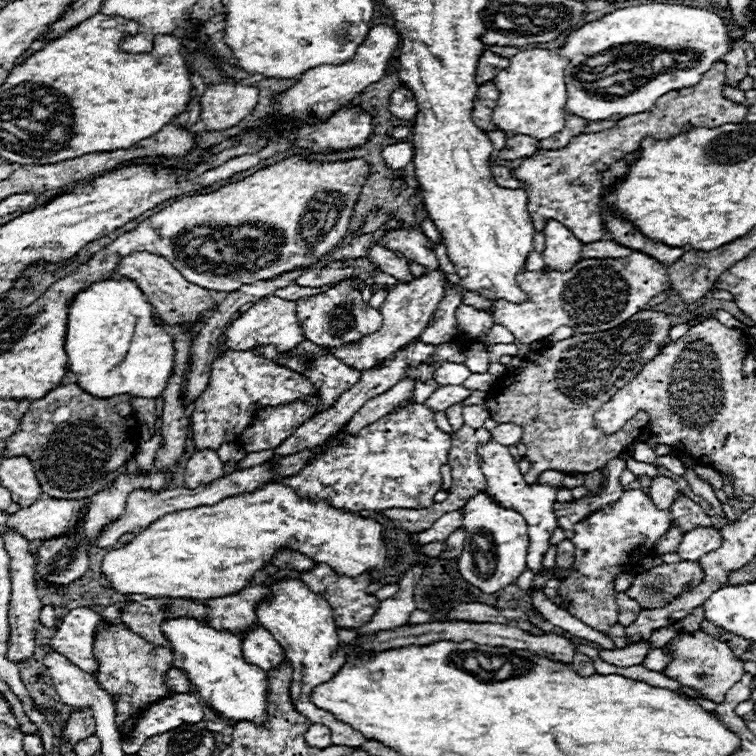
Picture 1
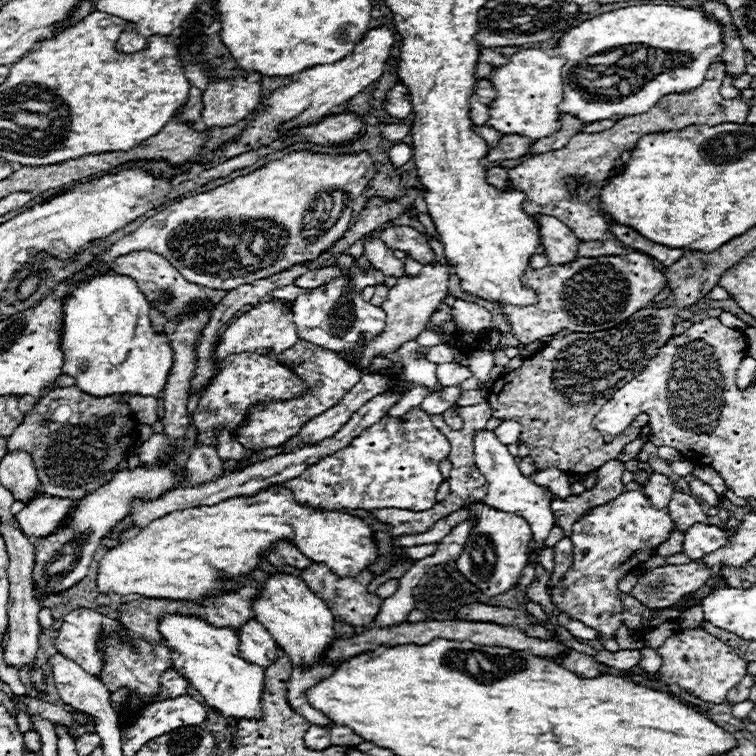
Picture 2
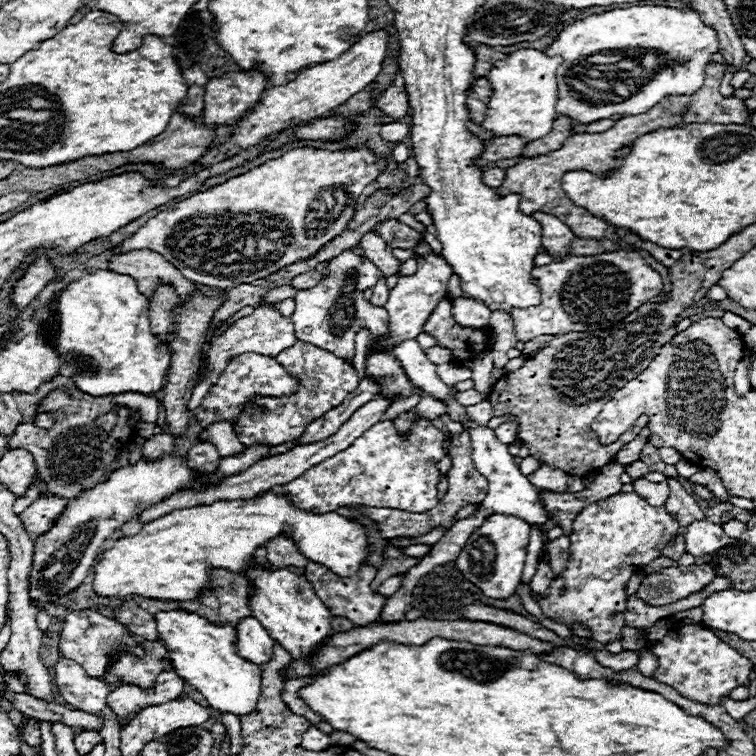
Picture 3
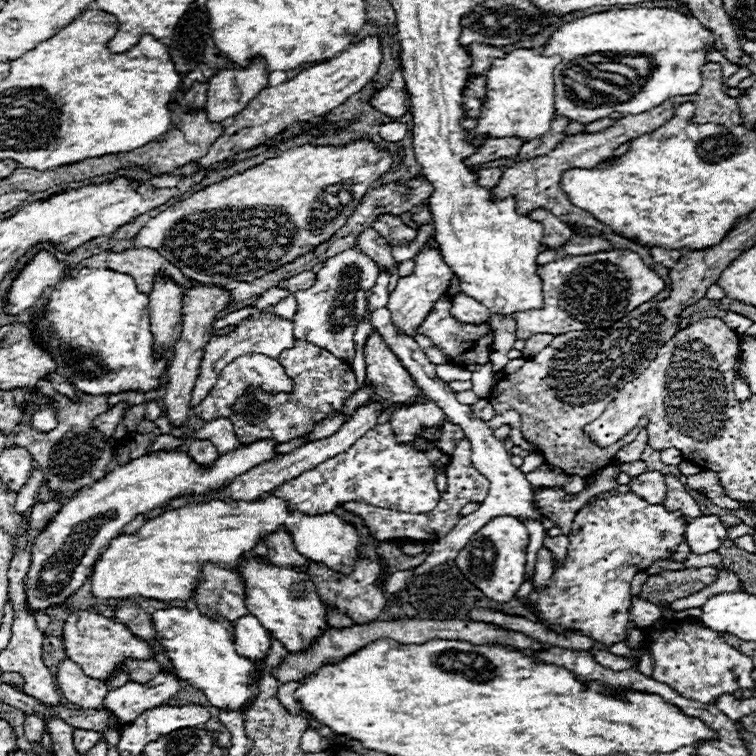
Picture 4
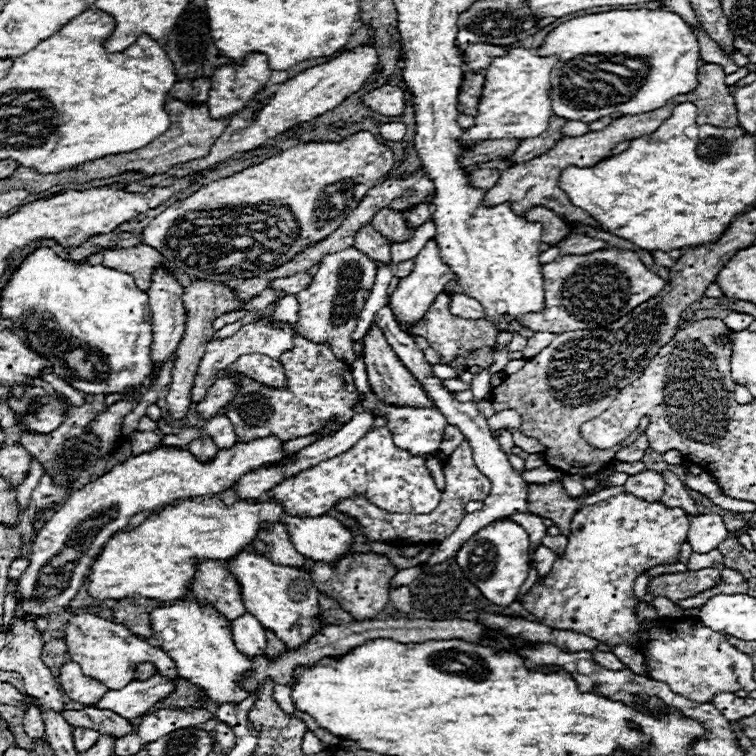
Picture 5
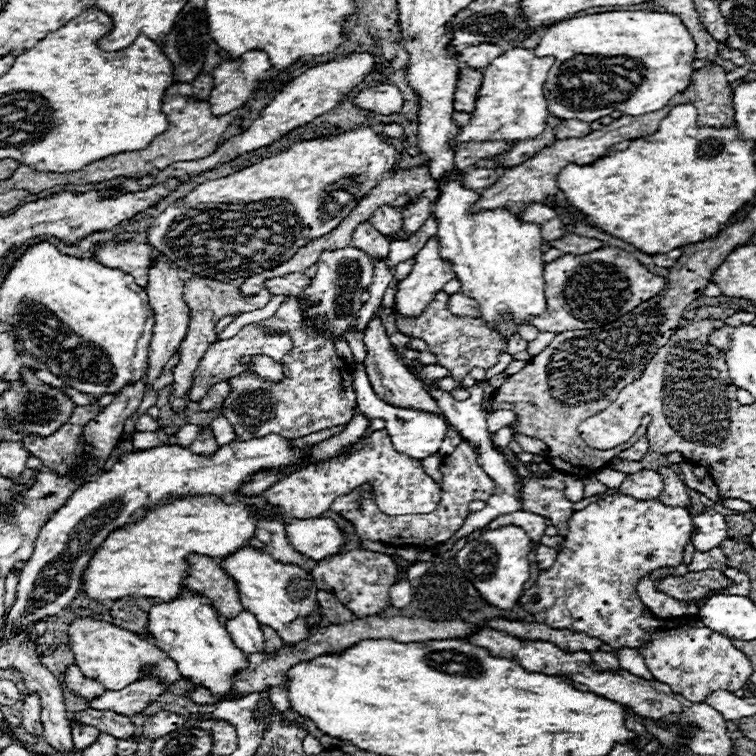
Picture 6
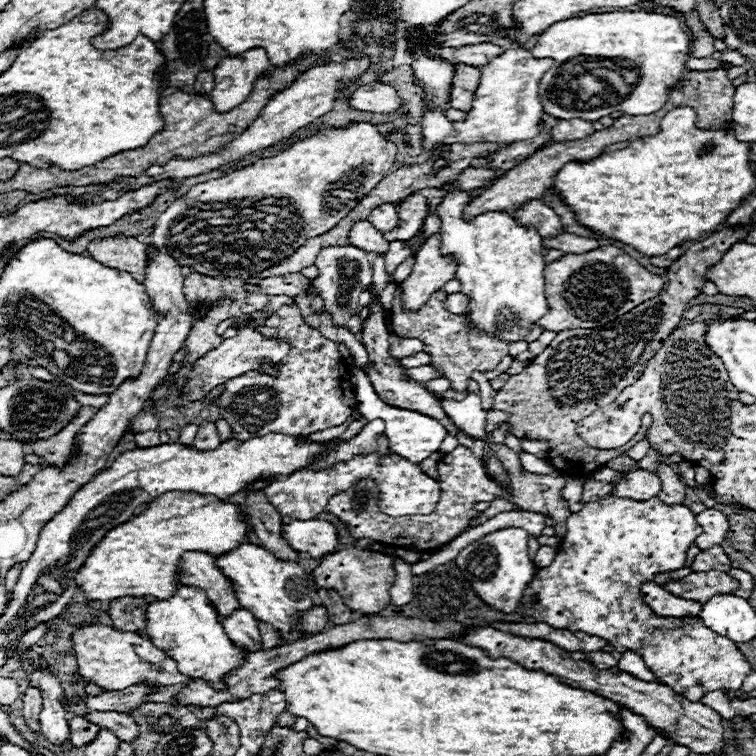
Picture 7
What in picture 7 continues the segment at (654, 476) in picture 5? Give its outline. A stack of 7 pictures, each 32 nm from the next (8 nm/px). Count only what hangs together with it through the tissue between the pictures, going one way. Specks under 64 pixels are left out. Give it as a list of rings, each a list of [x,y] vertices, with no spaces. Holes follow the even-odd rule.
[[[636,470],[636,472],[628,472],[622,482],[612,490],[614,496],[628,496],[634,500],[650,500],[654,496],[658,496],[660,492],[660,478],[656,476],[656,472],[648,472],[648,470]]]

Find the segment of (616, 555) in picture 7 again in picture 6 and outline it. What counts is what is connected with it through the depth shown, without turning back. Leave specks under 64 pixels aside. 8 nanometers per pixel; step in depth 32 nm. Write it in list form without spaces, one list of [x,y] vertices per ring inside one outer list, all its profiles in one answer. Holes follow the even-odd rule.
[[[616,494],[590,504],[572,514],[562,552],[558,554],[552,568],[540,572],[534,586],[520,596],[520,604],[536,618],[536,622],[548,624],[550,628],[584,632],[592,638],[600,638],[612,648],[628,646],[638,650],[646,658],[646,666],[656,680],[668,682],[676,694],[684,694],[684,698],[692,702],[704,702],[716,690],[736,692],[750,680],[754,672],[746,654],[734,648],[726,636],[708,630],[698,617],[683,617],[676,622],[676,618],[652,618],[642,614],[644,606],[636,594],[638,578],[648,576],[654,568],[682,564],[682,552],[690,542],[692,530],[692,514],[686,508],[664,506],[658,500],[636,500]]]

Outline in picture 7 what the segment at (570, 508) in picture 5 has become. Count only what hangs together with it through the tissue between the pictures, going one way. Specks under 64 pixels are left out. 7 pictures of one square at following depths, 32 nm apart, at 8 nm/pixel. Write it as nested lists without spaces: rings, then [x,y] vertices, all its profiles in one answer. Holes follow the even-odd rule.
[[[488,444],[488,448],[494,452],[494,454],[498,454],[500,456],[500,460],[504,462],[504,466],[506,466],[506,470],[510,472],[510,476],[512,476],[512,498],[514,498],[514,502],[522,508],[522,510],[528,510],[528,512],[540,512],[540,514],[544,514],[544,516],[550,516],[552,520],[554,520],[554,524],[562,524],[564,526],[564,532],[566,532],[566,520],[568,520],[568,516],[572,514],[570,512],[570,506],[568,506],[568,502],[562,498],[562,488],[564,488],[564,474],[562,472],[558,472],[558,474],[546,474],[546,476],[542,476],[542,474],[532,474],[532,472],[524,472],[522,474],[522,464],[520,464],[520,458],[518,458],[518,454],[514,452],[514,450],[510,450],[508,446],[504,446],[504,444]]]

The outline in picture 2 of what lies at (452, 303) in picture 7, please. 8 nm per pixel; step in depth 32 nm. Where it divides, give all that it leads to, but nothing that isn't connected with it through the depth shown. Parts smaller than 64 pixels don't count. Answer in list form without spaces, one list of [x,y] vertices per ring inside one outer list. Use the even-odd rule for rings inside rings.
[[[464,300],[456,302],[452,316],[460,330],[466,330],[472,334],[486,334],[492,326],[492,314],[486,308],[480,308],[480,306],[464,302]]]

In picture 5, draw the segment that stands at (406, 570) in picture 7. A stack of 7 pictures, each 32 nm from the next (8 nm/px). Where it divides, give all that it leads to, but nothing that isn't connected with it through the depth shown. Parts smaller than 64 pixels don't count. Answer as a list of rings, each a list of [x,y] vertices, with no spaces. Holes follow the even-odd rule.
[[[402,586],[402,588],[396,588],[390,592],[390,604],[400,608],[404,614],[410,614],[412,612],[412,604],[410,604],[410,588],[408,586]]]

